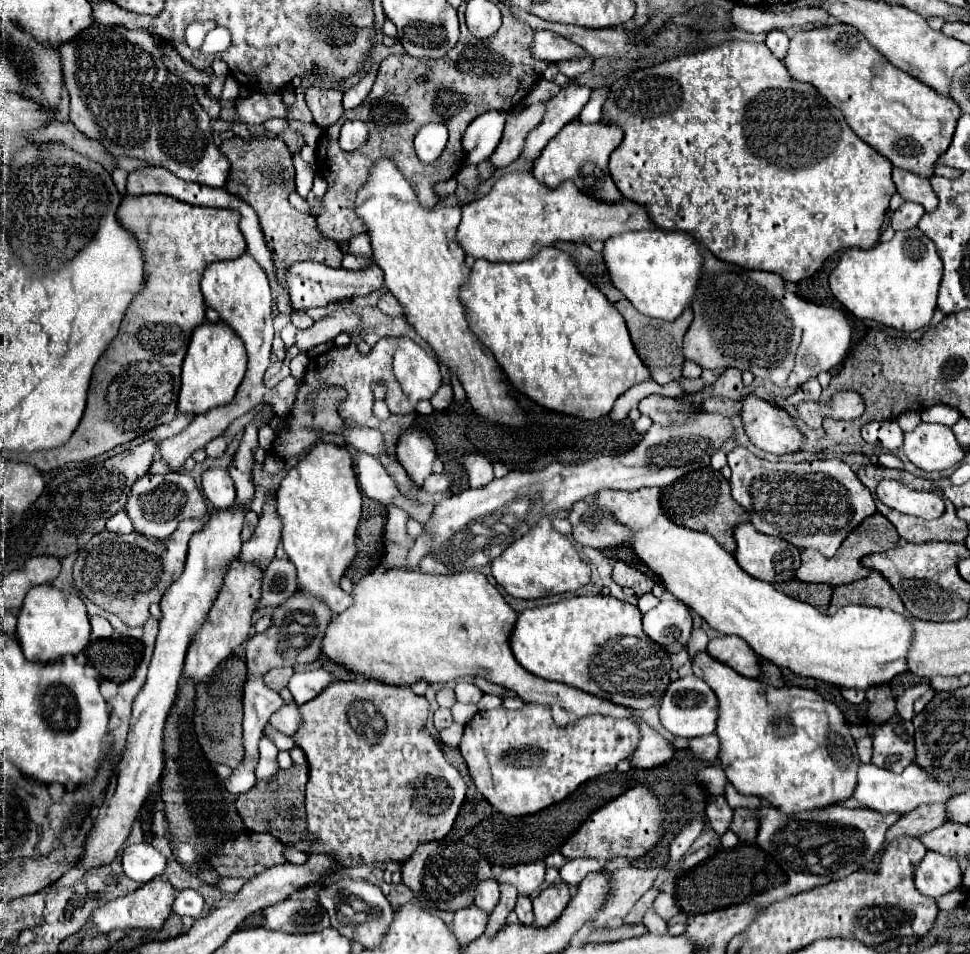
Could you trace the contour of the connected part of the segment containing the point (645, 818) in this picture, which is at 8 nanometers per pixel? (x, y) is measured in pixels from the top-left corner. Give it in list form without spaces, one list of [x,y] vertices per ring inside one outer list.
[[[635,786],[615,800],[607,802],[599,810],[595,810],[577,830],[575,834],[563,844],[561,854],[565,858],[595,858],[595,860],[611,860],[617,856],[625,856],[635,860],[637,856],[643,856],[647,850],[651,850],[663,830],[663,816],[665,808],[657,802],[655,794],[647,786]]]

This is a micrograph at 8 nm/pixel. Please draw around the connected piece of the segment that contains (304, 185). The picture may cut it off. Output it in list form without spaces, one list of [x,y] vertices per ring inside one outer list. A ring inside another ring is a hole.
[[[299,150],[293,154],[293,162],[295,162],[295,172],[297,172],[297,194],[301,194],[301,198],[305,198],[313,186],[315,170],[311,164],[301,160]]]

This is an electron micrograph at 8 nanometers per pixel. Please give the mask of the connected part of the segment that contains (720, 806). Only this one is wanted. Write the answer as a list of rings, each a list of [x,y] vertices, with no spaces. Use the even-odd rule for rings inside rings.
[[[717,796],[717,798],[711,798],[709,804],[707,804],[707,818],[709,818],[709,824],[713,826],[713,830],[717,834],[725,834],[729,830],[729,824],[731,824],[731,816],[733,816],[733,810],[727,806],[725,798],[723,796]]]

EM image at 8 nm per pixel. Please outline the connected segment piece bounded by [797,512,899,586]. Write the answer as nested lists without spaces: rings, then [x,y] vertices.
[[[877,512],[871,518],[867,518],[865,522],[861,522],[853,530],[853,534],[847,536],[847,540],[843,542],[843,546],[839,548],[839,552],[833,558],[819,556],[817,550],[803,550],[801,568],[797,570],[797,578],[801,582],[825,582],[825,584],[831,584],[831,586],[841,586],[841,584],[849,584],[849,582],[867,578],[871,574],[871,570],[861,566],[861,558],[867,556],[867,554],[875,554],[875,552],[887,552],[887,550],[897,546],[897,540],[899,540],[899,534],[897,534],[895,526],[883,514]]]

